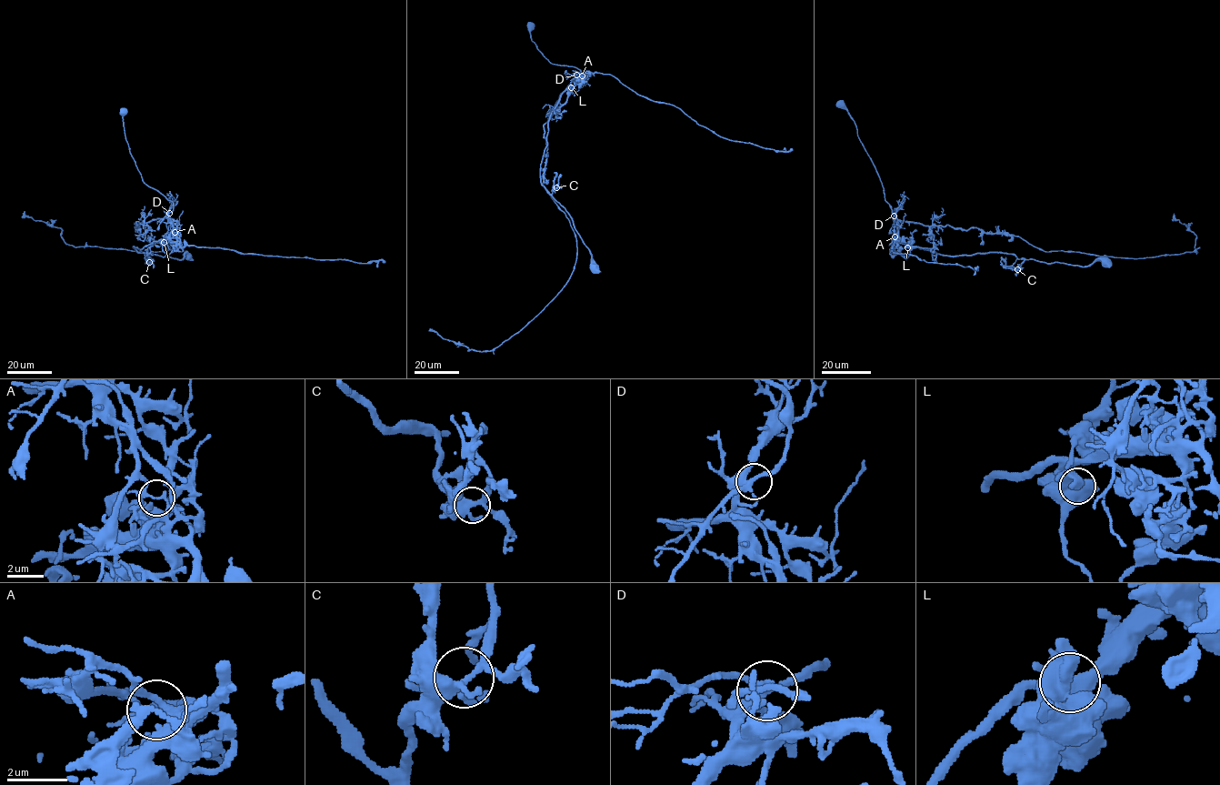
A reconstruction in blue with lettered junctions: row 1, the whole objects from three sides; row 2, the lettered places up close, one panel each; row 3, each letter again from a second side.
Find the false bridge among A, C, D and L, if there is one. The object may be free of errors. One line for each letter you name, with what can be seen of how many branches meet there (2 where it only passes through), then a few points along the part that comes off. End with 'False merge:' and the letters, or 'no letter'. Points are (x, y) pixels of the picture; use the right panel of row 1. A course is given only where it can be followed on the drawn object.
A: 4 | (894, 236), (899, 221), (1009, 234), (1044, 251), (1132, 258), (1197, 253), (1196, 236), (1174, 213)
False merge: A

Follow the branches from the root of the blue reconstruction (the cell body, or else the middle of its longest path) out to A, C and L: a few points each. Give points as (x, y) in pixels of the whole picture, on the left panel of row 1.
A: (187, 256), (184, 254), (178, 259), (139, 253), (133, 246), (141, 250), (154, 241), (169, 238), (175, 232)
C: (187, 256), (184, 254), (178, 259), (144, 253), (149, 262)
L: (187, 256), (184, 254), (178, 259), (139, 253), (133, 246), (141, 250), (154, 241), (161, 239), (164, 242)

